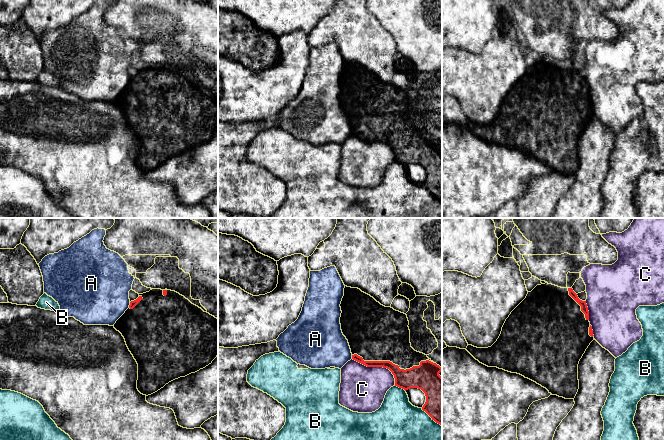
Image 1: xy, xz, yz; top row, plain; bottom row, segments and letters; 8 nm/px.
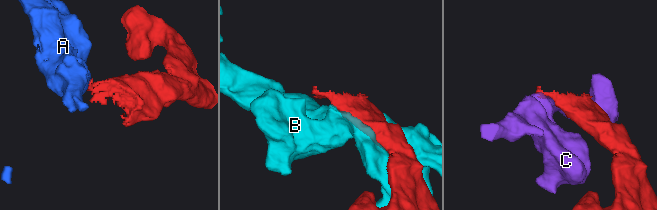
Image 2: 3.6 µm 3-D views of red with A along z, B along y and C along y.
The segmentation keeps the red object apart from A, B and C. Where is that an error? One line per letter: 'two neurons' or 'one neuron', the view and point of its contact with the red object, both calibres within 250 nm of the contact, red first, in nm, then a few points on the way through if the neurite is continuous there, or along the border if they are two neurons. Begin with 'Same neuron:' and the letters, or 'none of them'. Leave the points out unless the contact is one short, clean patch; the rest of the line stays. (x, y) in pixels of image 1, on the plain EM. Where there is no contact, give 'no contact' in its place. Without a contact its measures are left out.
Same neuron: none of them
A: two neurons; meets red in xy at (129, 81); 50 nm thick on the red side, 460 nm on the other; border along xy (130, 78), (128, 83)
B: two neurons; meets red in xz at (400, 163); 220 nm thick on the red side, 320 nm on the other
C: two neurons; meets red in xz at (378, 142); 160 nm thick on the red side, 360 nm on the other

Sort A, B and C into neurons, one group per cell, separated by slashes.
A / B / C

